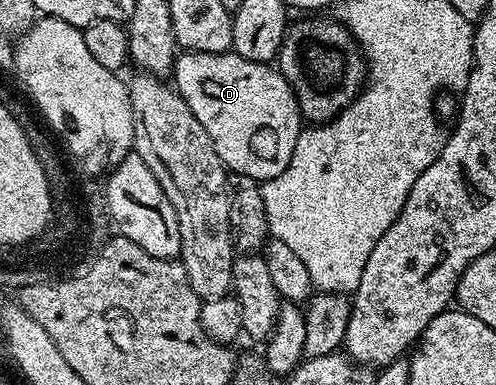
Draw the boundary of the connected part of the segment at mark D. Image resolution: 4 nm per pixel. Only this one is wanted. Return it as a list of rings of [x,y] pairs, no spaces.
[[[188,51],[175,58],[172,83],[200,125],[204,125],[227,172],[265,181],[280,177],[280,173],[288,169],[288,161],[292,161],[292,149],[296,149],[296,141],[304,129],[304,120],[294,90],[277,66],[248,61],[233,53],[221,55]]]

